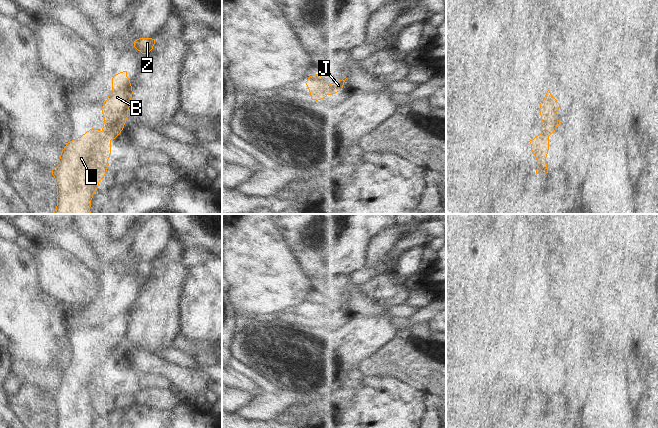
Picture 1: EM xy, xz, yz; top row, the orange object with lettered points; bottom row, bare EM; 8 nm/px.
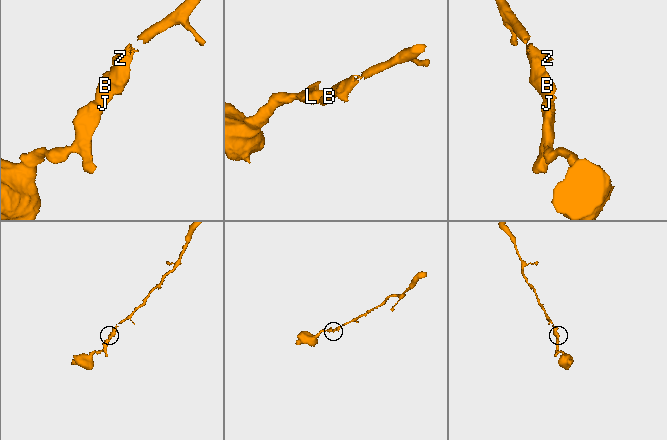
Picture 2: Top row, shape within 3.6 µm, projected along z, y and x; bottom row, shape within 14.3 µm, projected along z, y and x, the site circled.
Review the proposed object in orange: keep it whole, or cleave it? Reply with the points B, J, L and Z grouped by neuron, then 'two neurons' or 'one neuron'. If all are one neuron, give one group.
groups B J L Z; one neuron

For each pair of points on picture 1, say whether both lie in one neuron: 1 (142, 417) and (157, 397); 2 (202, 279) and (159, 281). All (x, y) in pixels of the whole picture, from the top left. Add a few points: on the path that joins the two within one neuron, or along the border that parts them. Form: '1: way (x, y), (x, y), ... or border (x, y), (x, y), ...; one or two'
1: border (127, 399), (157, 410), (173, 408); two
2: border (191, 267), (180, 303); two

